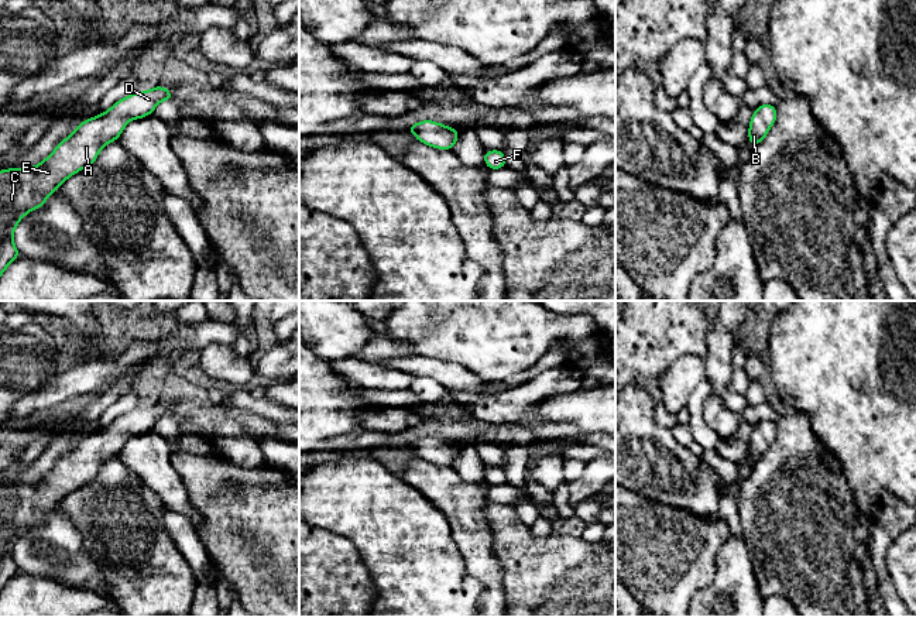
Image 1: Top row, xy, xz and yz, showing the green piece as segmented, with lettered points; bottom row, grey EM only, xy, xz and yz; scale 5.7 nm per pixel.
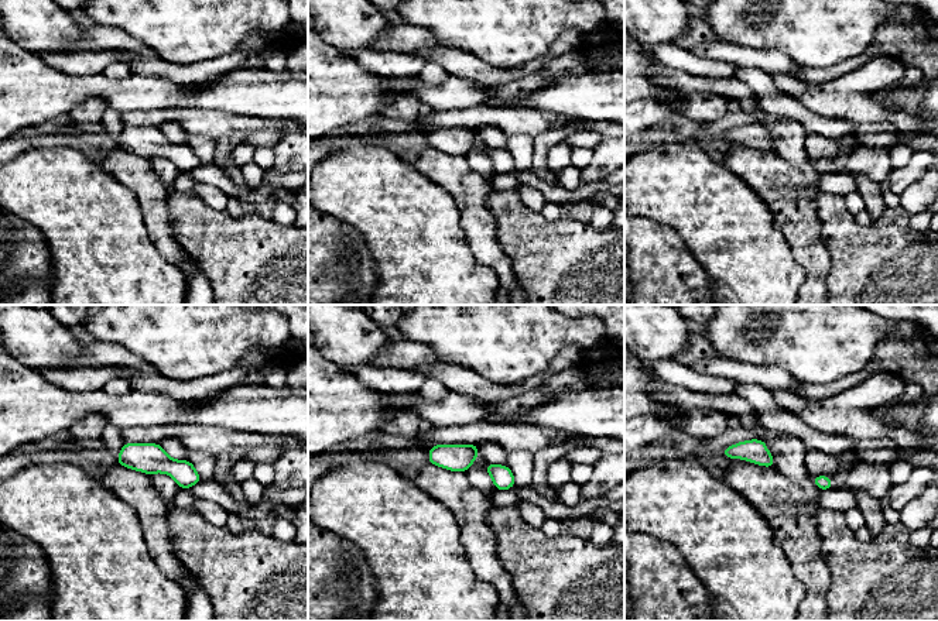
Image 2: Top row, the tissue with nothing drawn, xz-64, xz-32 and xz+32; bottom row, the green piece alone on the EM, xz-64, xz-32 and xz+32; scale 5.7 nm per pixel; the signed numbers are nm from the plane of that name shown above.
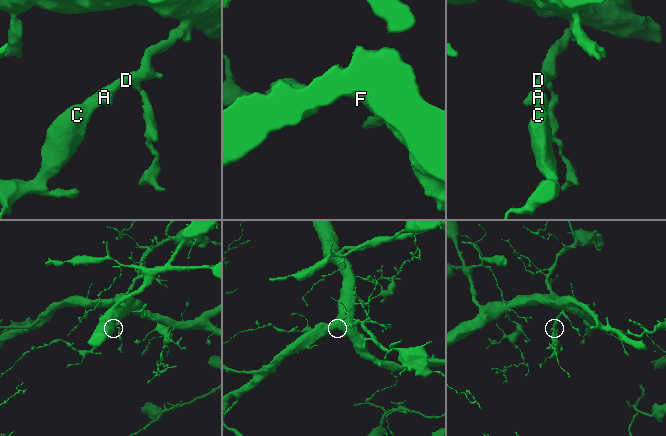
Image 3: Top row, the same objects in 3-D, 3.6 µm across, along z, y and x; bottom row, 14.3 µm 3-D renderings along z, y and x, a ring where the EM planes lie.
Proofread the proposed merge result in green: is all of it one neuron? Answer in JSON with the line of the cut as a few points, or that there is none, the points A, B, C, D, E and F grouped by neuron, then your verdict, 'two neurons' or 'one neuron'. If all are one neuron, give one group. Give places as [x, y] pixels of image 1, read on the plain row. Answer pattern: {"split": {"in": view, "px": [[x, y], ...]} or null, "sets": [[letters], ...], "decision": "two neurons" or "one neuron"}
{"split": null, "sets": [["A", "B", "C", "D", "E", "F"]], "decision": "one neuron"}

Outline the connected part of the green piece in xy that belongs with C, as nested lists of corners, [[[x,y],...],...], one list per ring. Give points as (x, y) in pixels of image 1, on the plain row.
[[[159,401],[137,407],[104,429],[83,436],[35,483],[0,487],[0,592],[20,573],[13,558],[18,538],[40,525],[69,493],[92,481],[102,465],[120,453],[128,438],[154,429],[162,417],[172,417],[172,409]]]

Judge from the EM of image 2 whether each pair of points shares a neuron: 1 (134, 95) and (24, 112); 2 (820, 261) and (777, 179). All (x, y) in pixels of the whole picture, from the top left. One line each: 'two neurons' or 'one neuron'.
1: one neuron
2: one neuron

